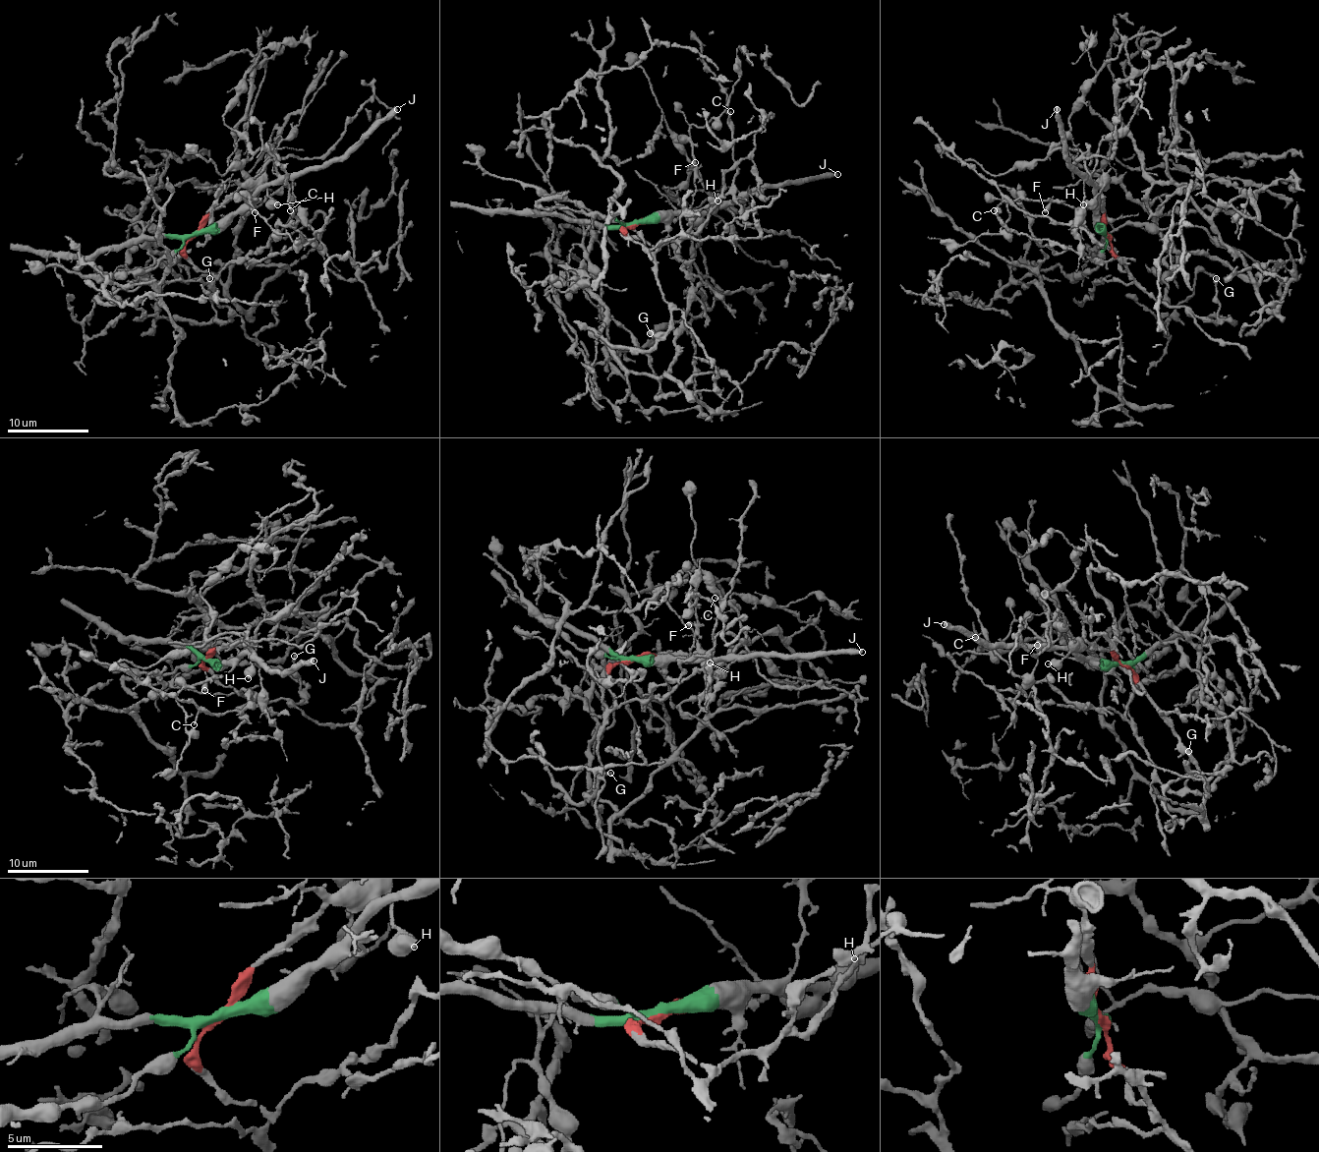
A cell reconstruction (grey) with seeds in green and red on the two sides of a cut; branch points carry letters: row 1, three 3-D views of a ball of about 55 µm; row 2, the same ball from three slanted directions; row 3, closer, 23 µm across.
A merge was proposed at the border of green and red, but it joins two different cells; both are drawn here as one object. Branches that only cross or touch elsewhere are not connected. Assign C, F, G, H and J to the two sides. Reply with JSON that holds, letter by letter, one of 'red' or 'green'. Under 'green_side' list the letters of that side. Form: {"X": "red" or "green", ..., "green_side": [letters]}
{"C": "red", "F": "green", "G": "red", "H": "green", "J": "green", "green_side": ["F", "H", "J"]}

